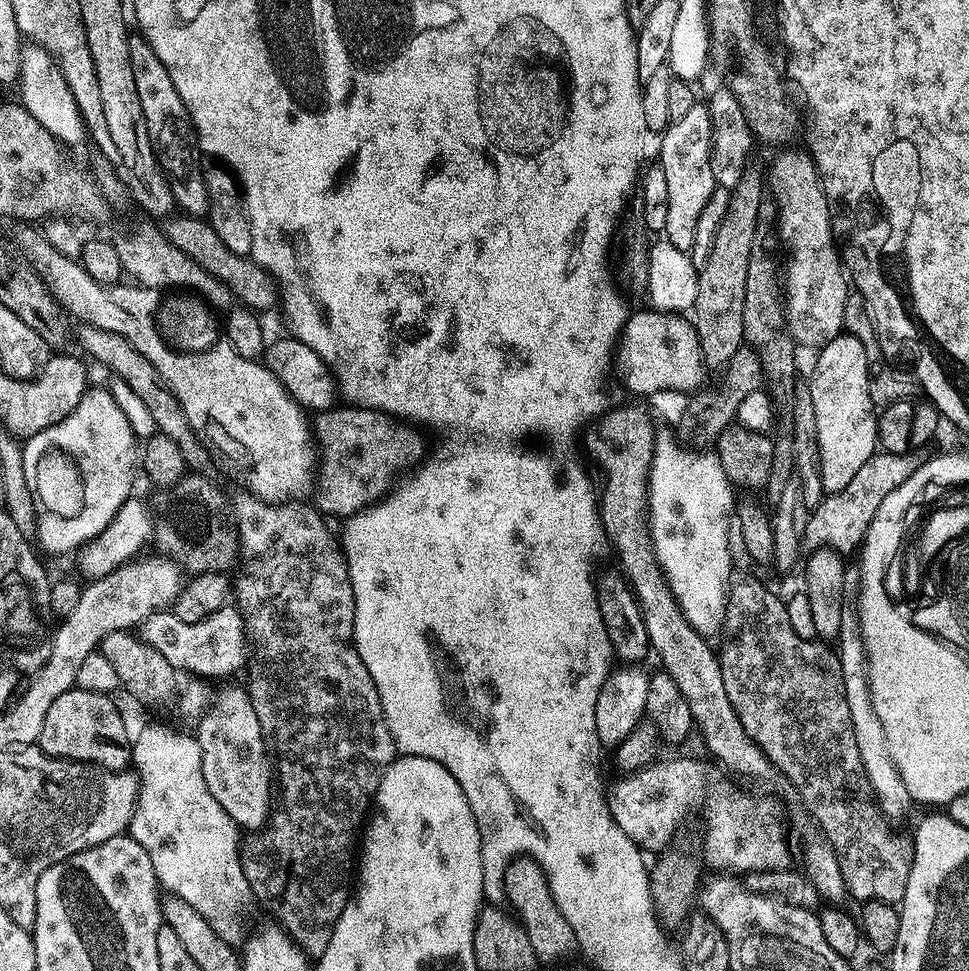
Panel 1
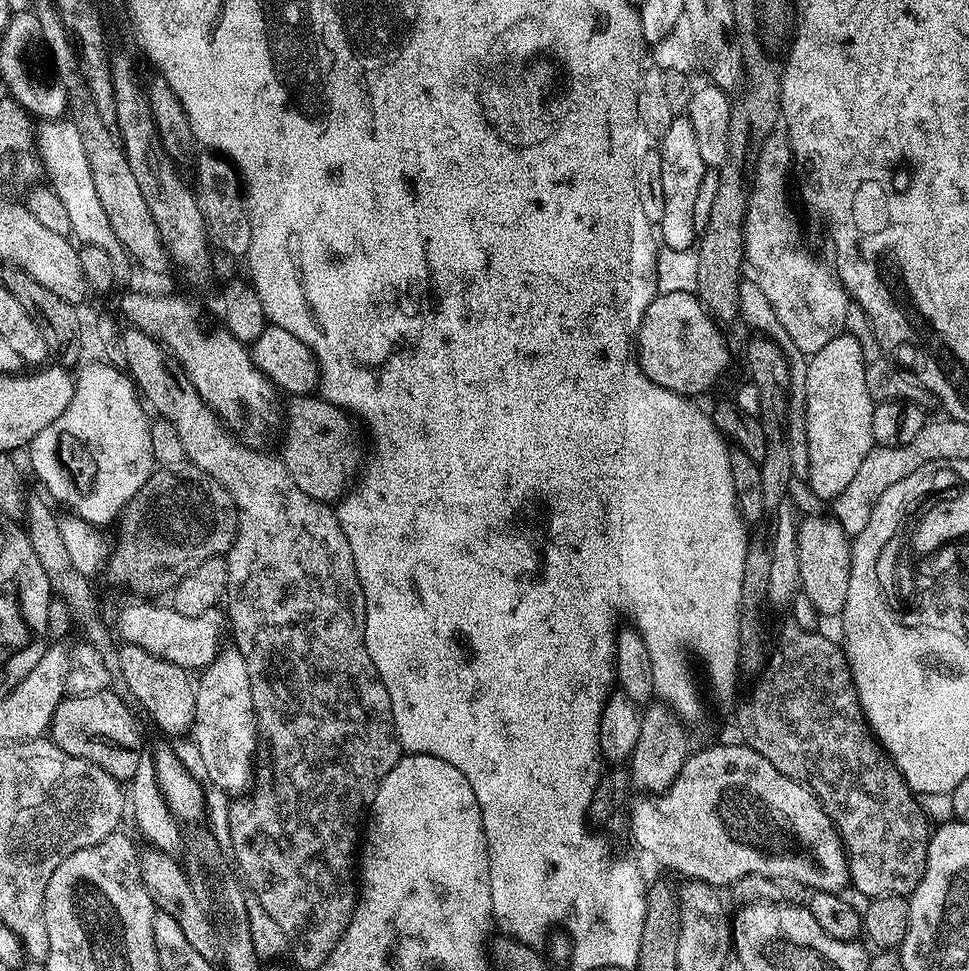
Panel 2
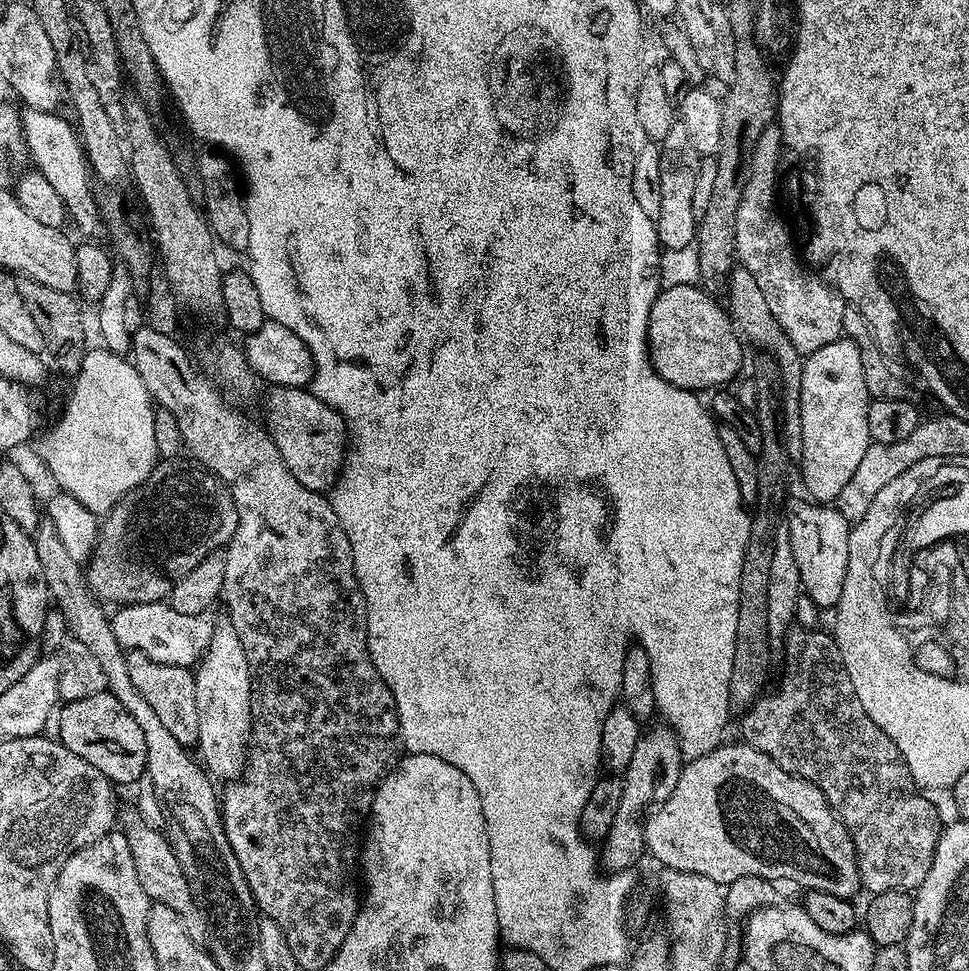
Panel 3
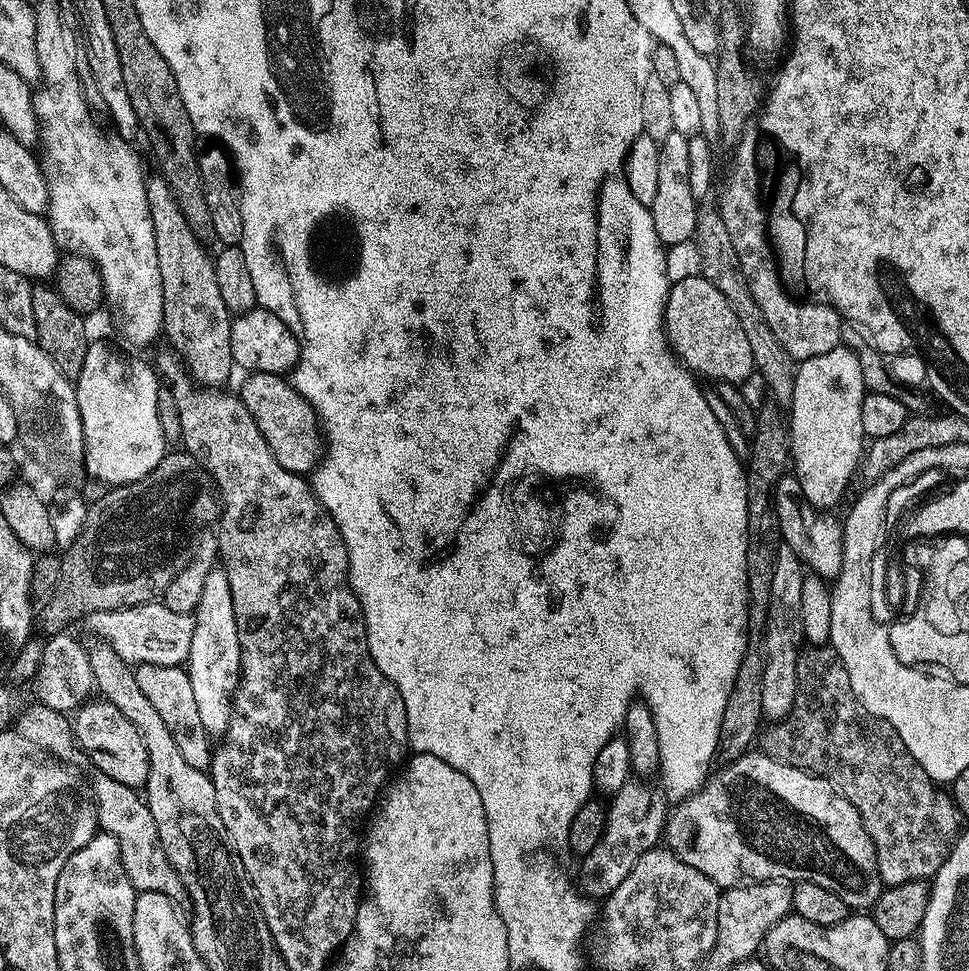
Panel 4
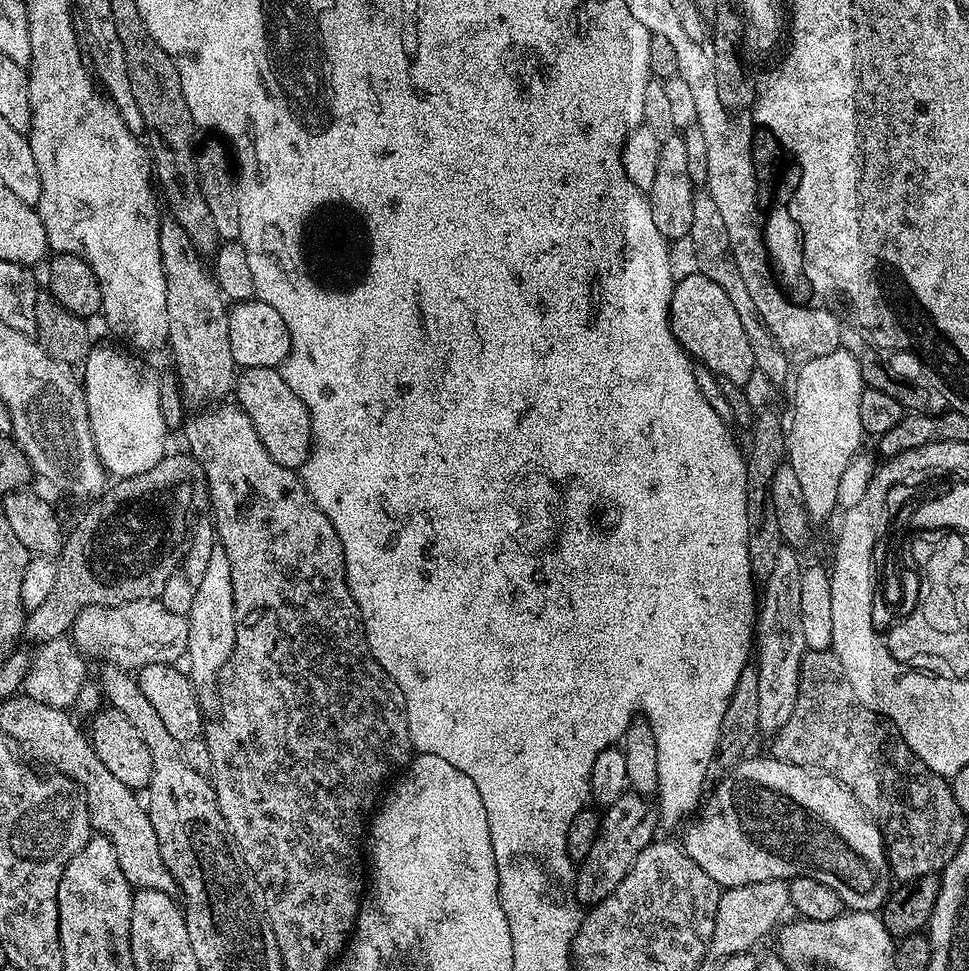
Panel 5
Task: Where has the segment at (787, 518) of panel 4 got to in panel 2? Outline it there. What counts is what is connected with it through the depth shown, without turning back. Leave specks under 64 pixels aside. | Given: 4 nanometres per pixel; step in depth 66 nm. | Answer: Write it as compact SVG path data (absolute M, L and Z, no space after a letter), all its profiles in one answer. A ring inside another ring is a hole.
M812 516L809 520L799 521L796 541L803 594L810 598L810 603L820 618L839 617L846 606L846 594L850 590L852 546L849 536L835 521L824 522L820 516Z

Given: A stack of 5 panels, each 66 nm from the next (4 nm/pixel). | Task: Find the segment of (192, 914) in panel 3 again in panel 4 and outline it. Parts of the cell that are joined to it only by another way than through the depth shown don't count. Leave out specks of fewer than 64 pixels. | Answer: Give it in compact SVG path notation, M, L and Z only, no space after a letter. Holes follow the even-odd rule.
M97 775L93 781L96 798L96 816L98 824L105 832L118 838L118 850L122 850L122 866L126 866L126 878L136 887L137 892L157 892L166 894L166 898L177 902L185 899L182 878L170 866L170 858L166 858L166 850L162 850L162 842L158 838L158 826L154 826L154 814L150 814L147 799L137 789L126 786L122 782L114 782L114 778Z

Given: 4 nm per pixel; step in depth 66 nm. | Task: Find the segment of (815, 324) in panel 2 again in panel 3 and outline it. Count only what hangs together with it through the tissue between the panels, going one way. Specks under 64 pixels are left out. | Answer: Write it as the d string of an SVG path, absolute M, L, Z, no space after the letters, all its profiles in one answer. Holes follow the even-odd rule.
M773 126L758 138L747 157L740 185L738 218L734 218L736 260L739 267L748 270L758 282L770 313L790 342L801 354L807 354L841 339L846 301L835 287L824 285L814 273L807 272L812 270L806 267L801 254L796 253L792 232L776 209L776 171L780 168L780 152L784 151L779 127Z

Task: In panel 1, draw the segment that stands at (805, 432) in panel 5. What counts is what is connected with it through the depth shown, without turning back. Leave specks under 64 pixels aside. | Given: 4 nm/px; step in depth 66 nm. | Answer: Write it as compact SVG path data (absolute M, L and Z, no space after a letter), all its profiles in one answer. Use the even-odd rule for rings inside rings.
M841 334L815 353L816 365L807 381L817 423L817 454L825 493L837 492L854 479L858 469L878 450L877 409L870 398L866 350L858 338Z

